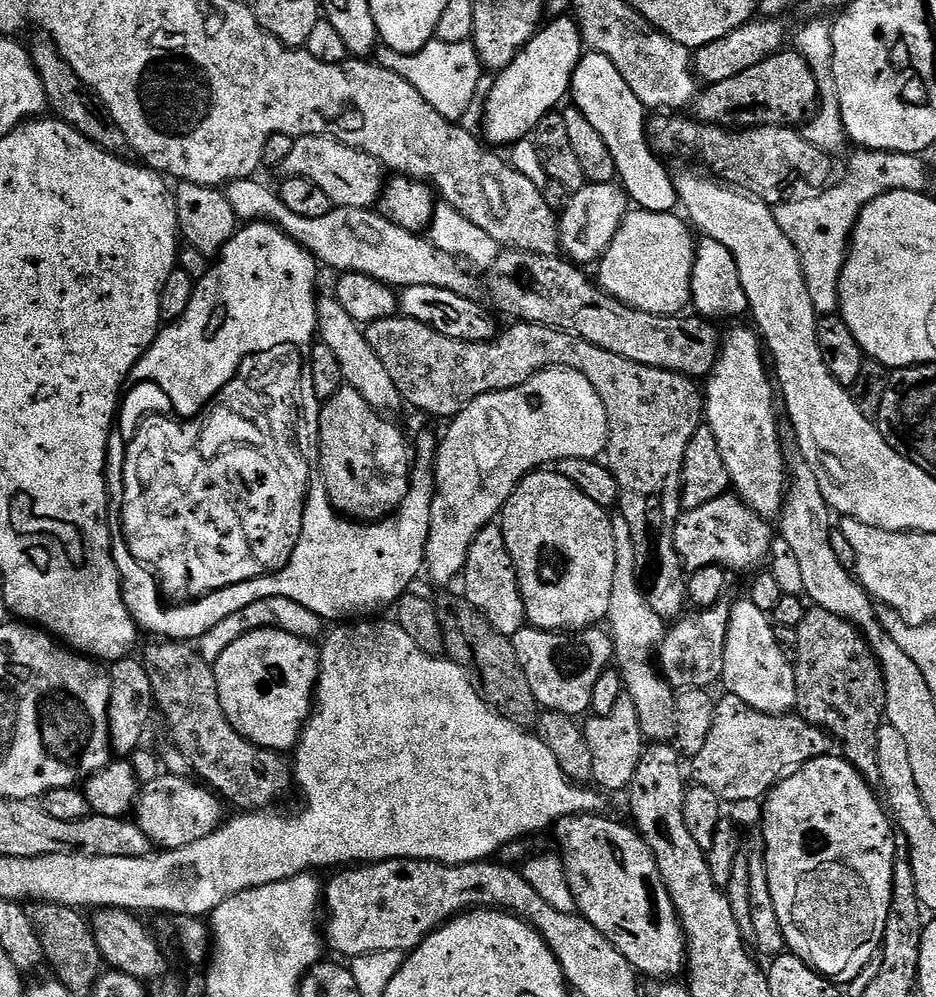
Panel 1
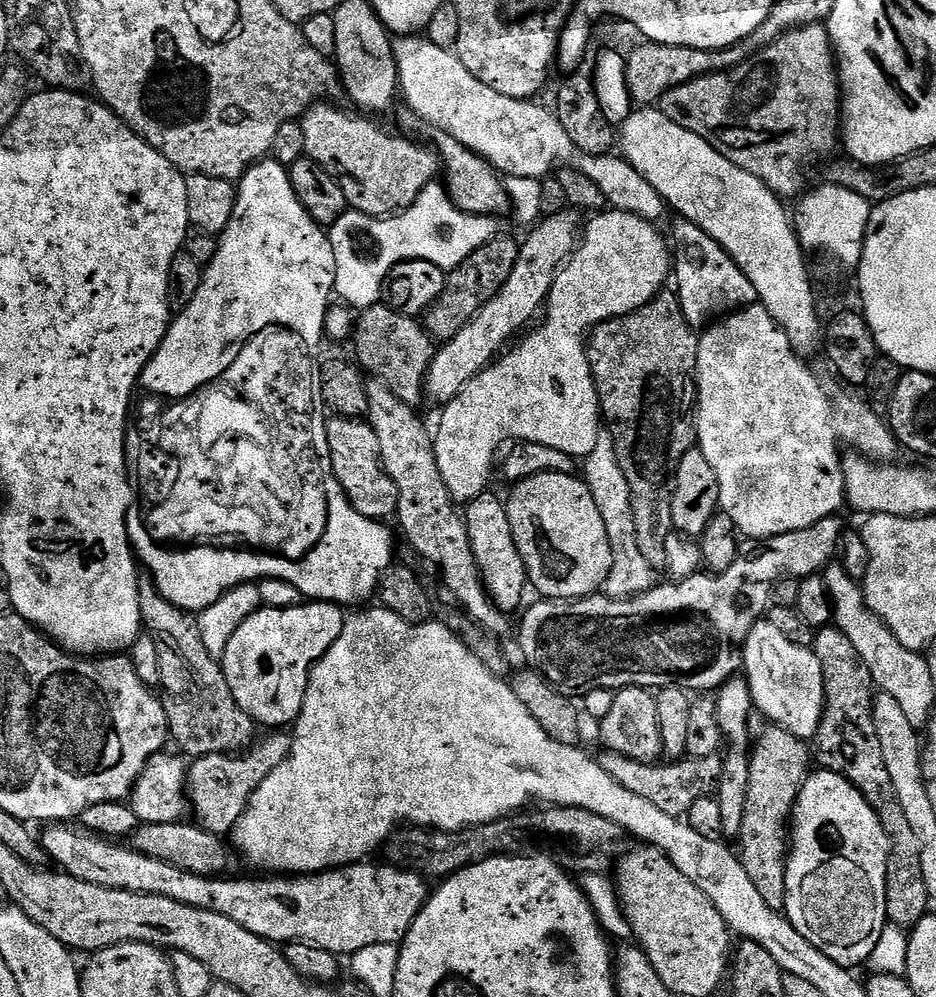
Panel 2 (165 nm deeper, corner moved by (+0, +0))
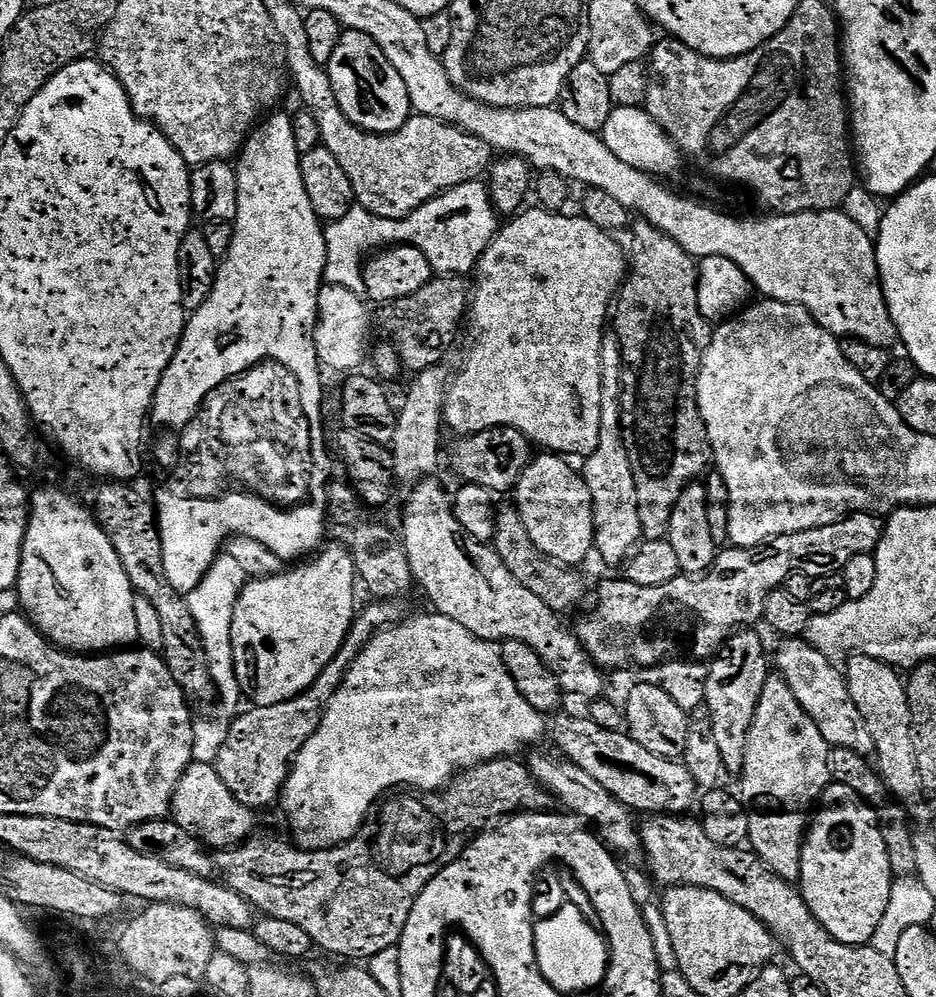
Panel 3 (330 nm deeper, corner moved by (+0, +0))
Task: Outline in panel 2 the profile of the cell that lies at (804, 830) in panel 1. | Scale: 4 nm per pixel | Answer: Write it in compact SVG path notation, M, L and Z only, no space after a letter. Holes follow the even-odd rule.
M816 770L800 787L796 807L790 821L790 851L786 874L786 902L784 915L826 958L838 962L849 970L859 969L863 960L876 952L884 936L884 924L889 923L886 914L886 866L888 865L888 835L878 822L878 814L862 798L862 794L846 778L833 772Z

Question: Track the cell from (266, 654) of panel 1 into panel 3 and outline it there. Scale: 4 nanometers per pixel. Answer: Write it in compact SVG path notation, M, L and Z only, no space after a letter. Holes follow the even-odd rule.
M330 544L307 562L297 563L277 576L265 576L263 580L249 579L234 606L234 670L238 674L241 693L247 699L249 696L255 707L274 706L278 702L293 700L306 691L326 665L332 663L358 615L358 577L351 551L345 545L343 548L340 544Z

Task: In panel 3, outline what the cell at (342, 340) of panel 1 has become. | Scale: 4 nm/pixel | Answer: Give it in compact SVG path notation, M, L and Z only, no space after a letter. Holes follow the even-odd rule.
M425 478L411 489L408 501L404 504L404 532L402 539L406 558L410 558L410 570L413 581L428 595L428 600L433 604L439 615L458 622L465 630L470 630L478 638L489 642L503 642L517 640L524 642L534 650L542 662L557 676L560 687L570 697L588 696L587 698L600 698L605 695L605 673L591 660L580 647L575 631L562 624L563 620L556 612L550 610L542 598L535 597L510 570L506 570L506 562L498 558L495 547L474 538L458 522L453 508L453 497L436 478Z

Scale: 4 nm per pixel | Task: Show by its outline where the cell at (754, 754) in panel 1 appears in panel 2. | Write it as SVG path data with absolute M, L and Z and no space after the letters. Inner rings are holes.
M601 751L598 763L618 786L626 786L630 794L638 794L638 798L646 798L646 802L652 802L671 816L683 817L692 806L703 796L713 795L717 787L720 771L721 757L719 755L708 756L704 760L680 758L675 762L653 762L643 764L637 760L630 760L617 752ZM668 763L668 764L664 764Z

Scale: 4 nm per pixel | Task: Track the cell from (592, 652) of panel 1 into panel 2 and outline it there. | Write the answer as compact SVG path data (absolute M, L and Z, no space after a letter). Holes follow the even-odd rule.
M839 515L828 516L806 530L775 536L772 540L752 540L749 548L741 547L740 556L730 570L668 582L672 584L657 583L640 596L613 598L593 594L582 600L537 599L537 604L529 603L519 617L520 652L528 663L525 665L563 694L589 694L598 688L619 690L633 686L659 690L666 684L678 684L692 694L715 693L741 671L746 638L767 613L776 585L785 578L823 573L835 557L832 555L835 552L837 555L846 535L840 519Z

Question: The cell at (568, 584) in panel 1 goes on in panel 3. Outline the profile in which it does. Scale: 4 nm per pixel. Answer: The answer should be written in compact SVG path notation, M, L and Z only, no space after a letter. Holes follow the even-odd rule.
M540 454L533 459L514 489L514 506L520 511L530 538L542 554L559 564L580 566L594 552L596 527L590 490L583 475L571 468L569 461L560 454Z

